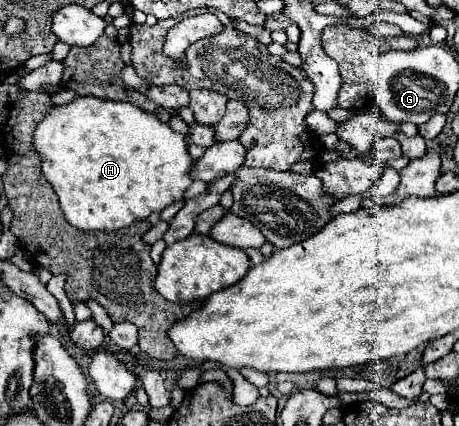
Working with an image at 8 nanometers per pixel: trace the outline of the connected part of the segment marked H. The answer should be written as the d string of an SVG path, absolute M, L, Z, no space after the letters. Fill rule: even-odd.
M78 97L72 103L60 105L58 109L54 107L36 127L34 145L42 155L42 173L48 179L48 183L54 187L54 193L58 195L60 209L62 209L66 221L70 225L74 225L76 229L82 229L82 231L116 231L116 229L130 227L134 221L148 219L152 213L160 213L168 205L172 205L176 201L182 201L186 189L194 181L192 173L190 173L192 167L194 167L194 159L188 153L186 137L182 133L176 133L174 129L170 129L166 123L162 123L154 113L148 113L148 111L140 109L138 105L132 105L132 103L126 103L126 101L104 101L104 99L96 99L96 97Z

